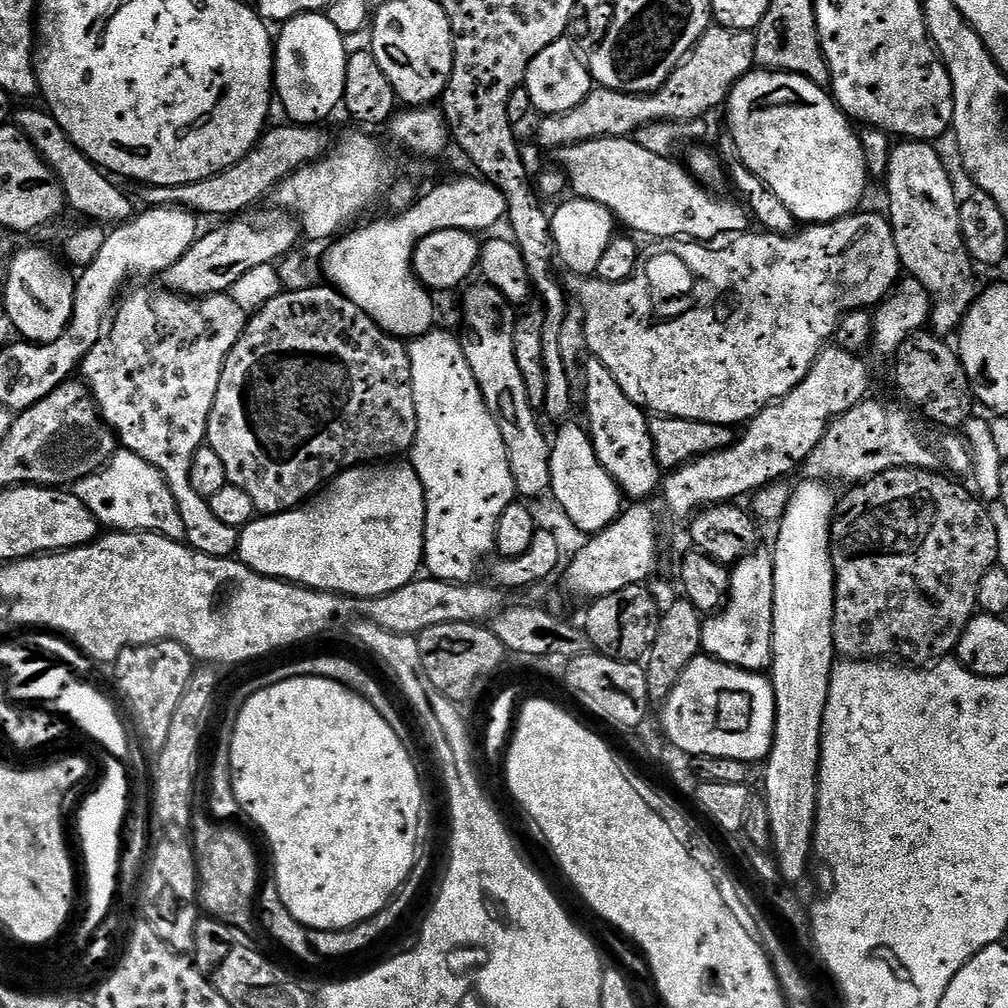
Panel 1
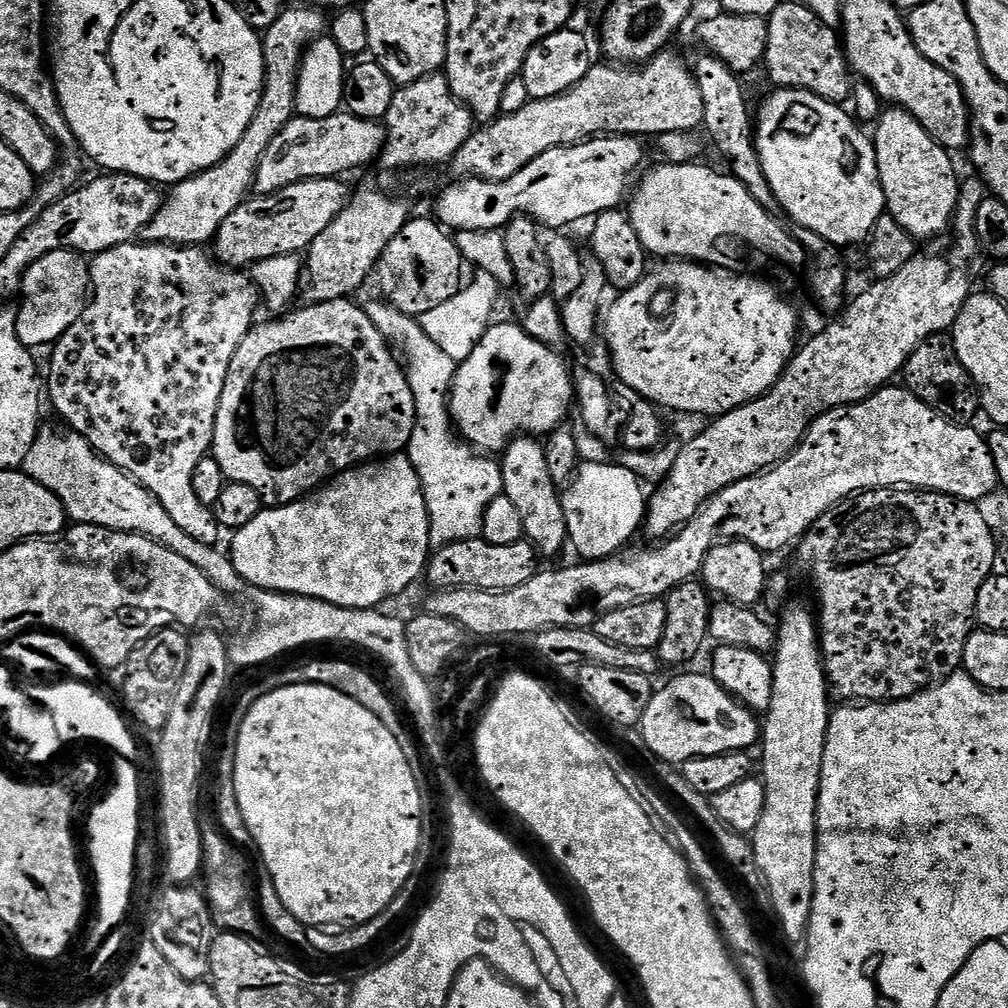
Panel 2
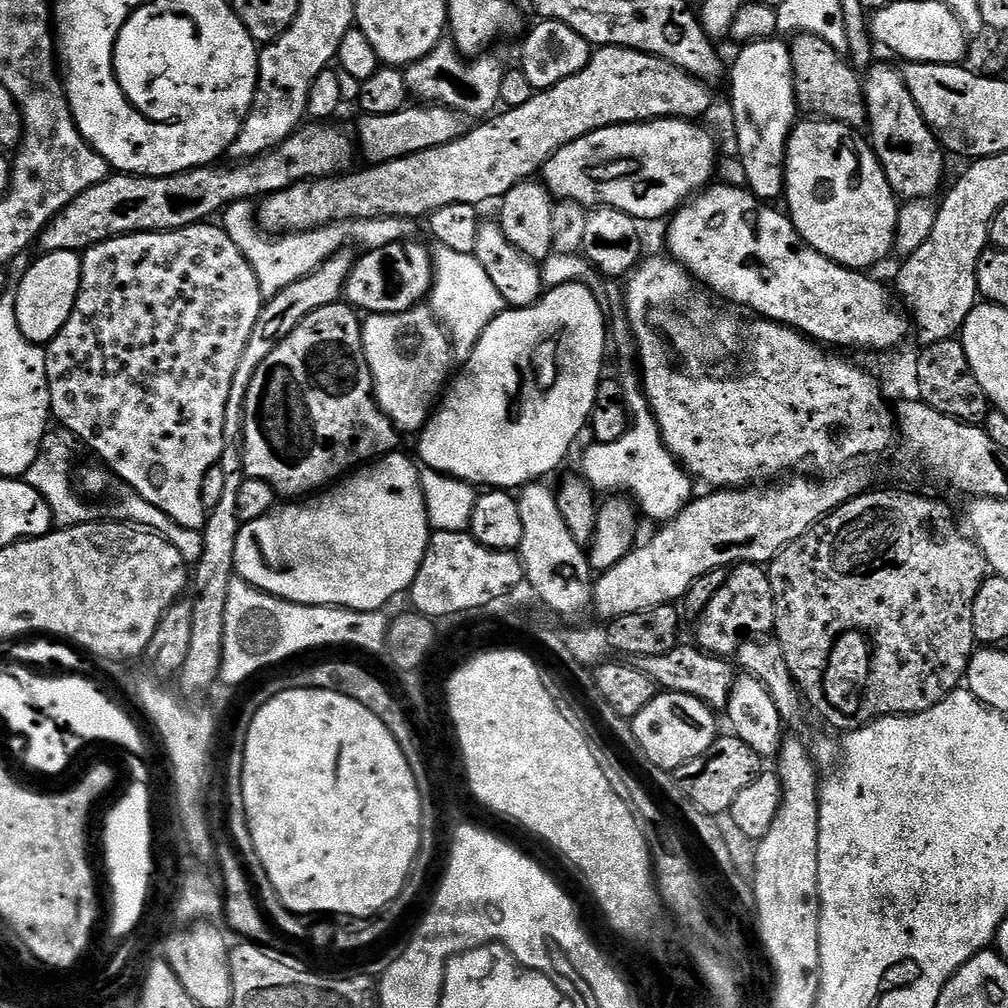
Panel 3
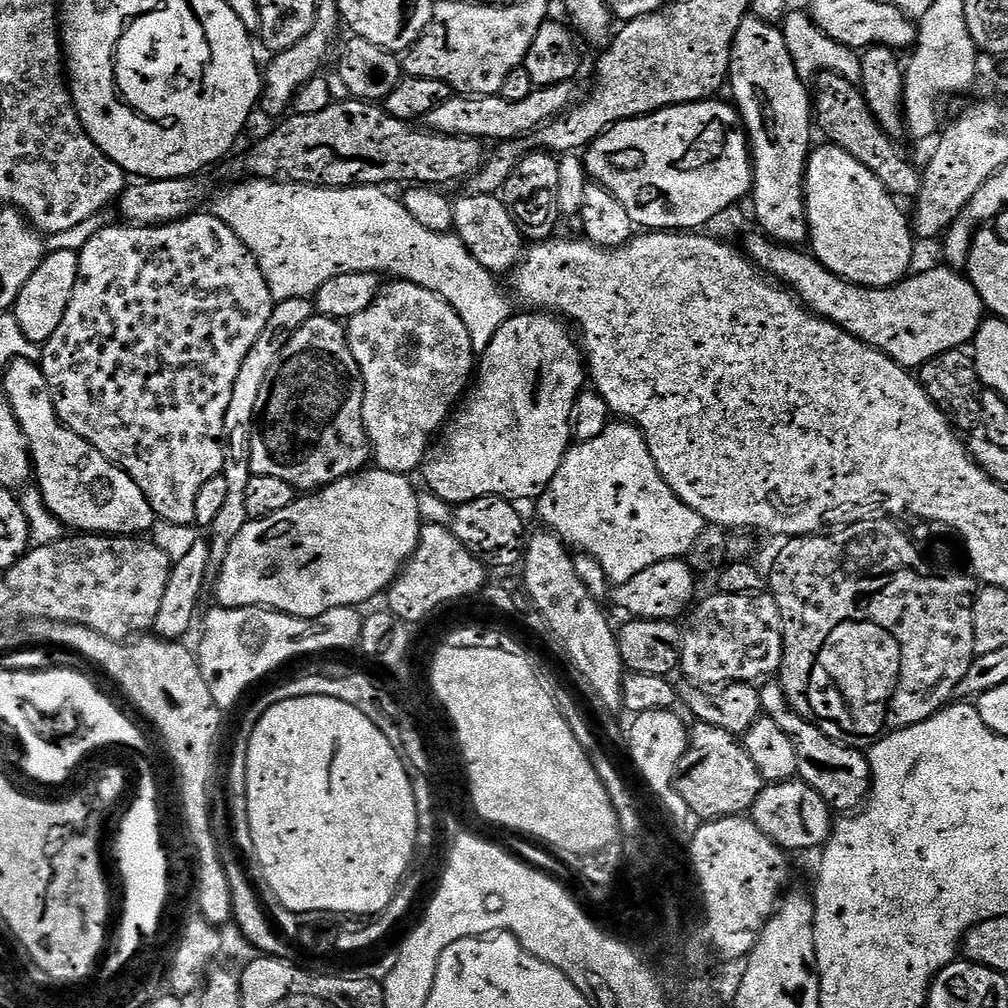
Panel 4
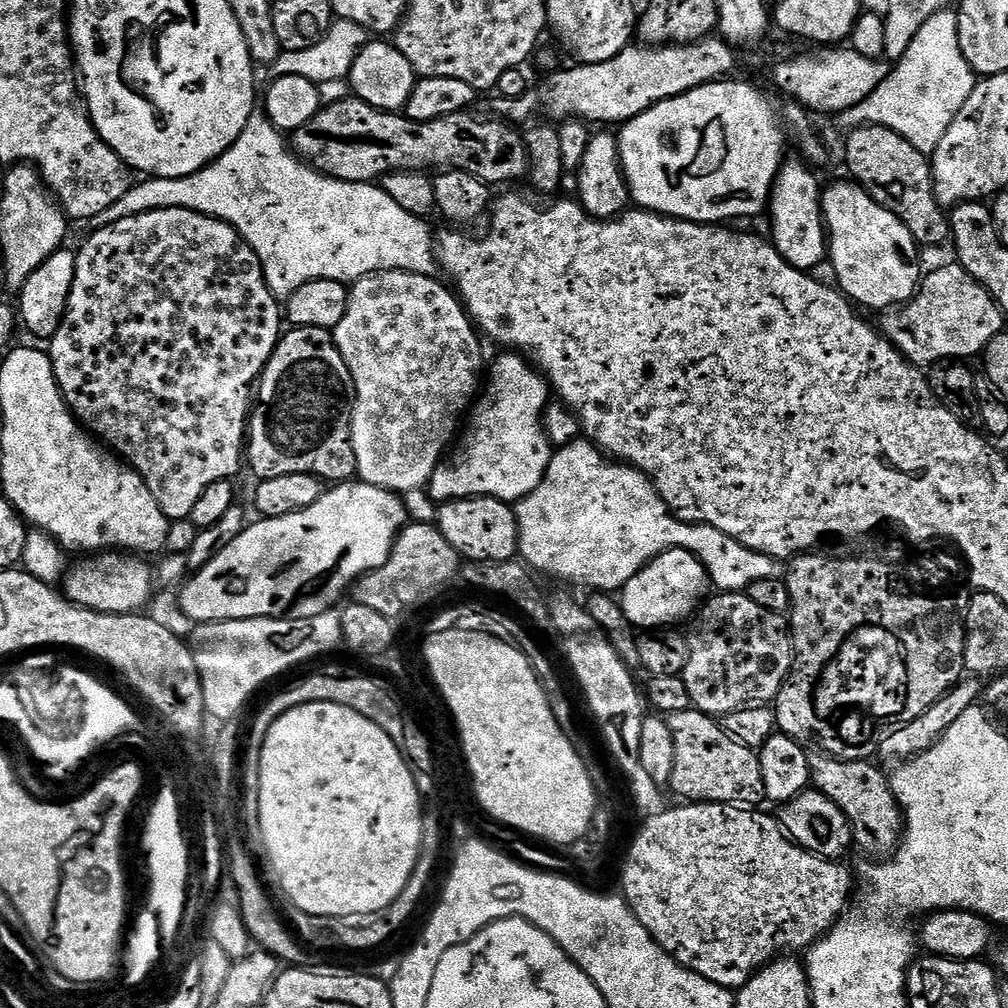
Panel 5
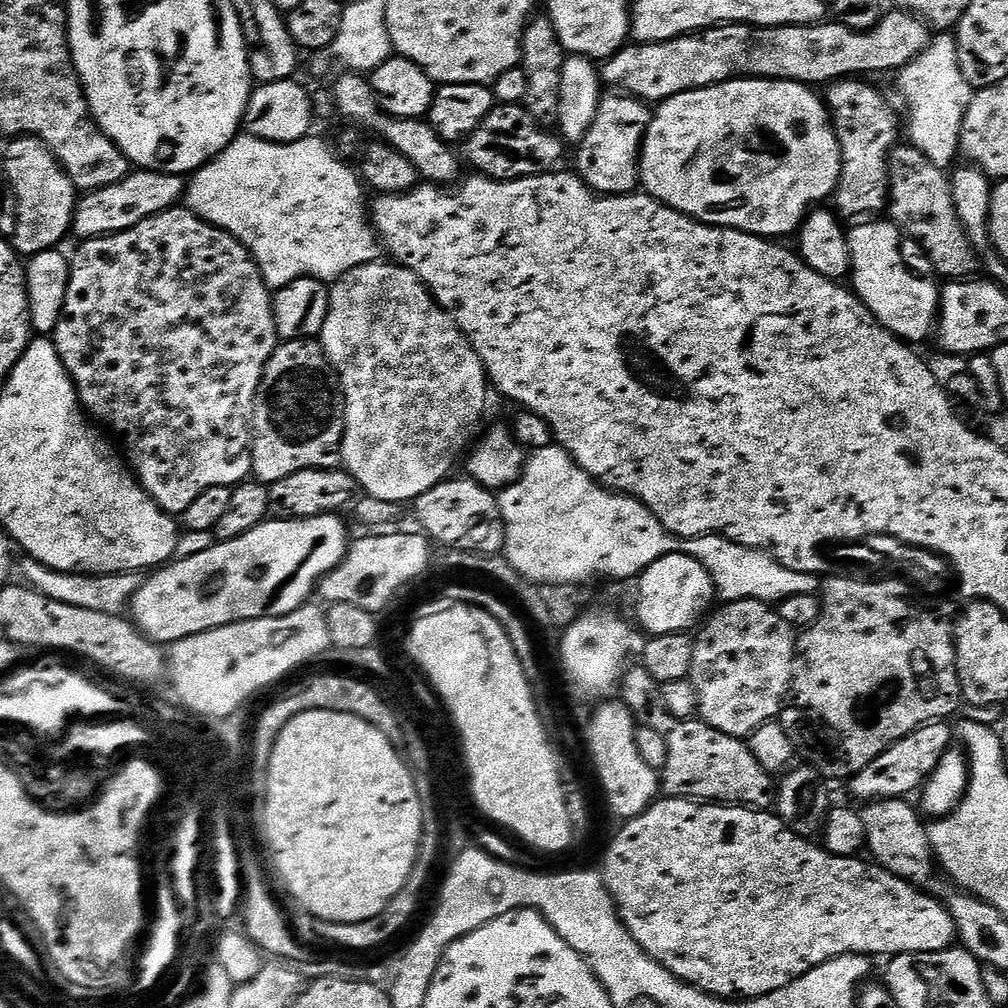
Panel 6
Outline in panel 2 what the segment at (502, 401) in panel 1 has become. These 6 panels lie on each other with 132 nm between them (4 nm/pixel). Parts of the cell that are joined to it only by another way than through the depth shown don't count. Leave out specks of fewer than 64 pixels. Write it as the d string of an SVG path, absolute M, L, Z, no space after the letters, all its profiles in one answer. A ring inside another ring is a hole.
M527 434L516 437L504 450L500 460L503 495L518 506L522 514L525 537L536 547L541 557L556 556L569 543L566 514L561 489L554 486L550 478L550 465L546 460L546 447L537 437Z

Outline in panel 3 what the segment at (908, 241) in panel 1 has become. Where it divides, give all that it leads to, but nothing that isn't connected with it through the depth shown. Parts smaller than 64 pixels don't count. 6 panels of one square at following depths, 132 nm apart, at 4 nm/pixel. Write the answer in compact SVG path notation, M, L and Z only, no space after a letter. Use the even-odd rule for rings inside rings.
M873 63L863 77L864 101L868 107L867 131L872 131L870 143L886 178L897 197L928 200L944 180L946 153L940 147L935 132L922 118L903 75L888 64Z

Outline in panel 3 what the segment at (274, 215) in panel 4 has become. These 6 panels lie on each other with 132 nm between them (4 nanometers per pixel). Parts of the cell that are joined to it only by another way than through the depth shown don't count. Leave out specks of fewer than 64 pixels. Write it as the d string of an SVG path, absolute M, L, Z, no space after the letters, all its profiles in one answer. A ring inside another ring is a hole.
M237 202L223 209L222 227L226 234L242 250L246 262L258 277L258 286L265 301L273 300L286 286L306 278L318 266L322 266L335 252L345 251L348 244L357 244L360 250L385 248L401 243L413 235L411 220L400 220L396 216L379 216L373 220L341 220L338 224L329 224L309 232L289 232L287 234L269 234L256 223L256 208L248 202ZM439 246L433 247L431 254L430 307L452 340L453 357L463 362L468 359L474 346L478 346L478 338L482 338L486 326L490 326L490 322L494 322L494 318L498 318L498 314L505 311L506 305L490 274L486 274L482 262L478 262L475 254L458 254L458 250Z

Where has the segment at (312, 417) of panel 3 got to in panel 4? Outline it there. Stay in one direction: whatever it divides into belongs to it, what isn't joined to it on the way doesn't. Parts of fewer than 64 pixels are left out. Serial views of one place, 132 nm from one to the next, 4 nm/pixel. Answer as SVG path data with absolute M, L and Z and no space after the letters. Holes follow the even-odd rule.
M314 314L289 338L274 366L270 366L266 382L262 382L256 407L258 426L252 430L253 473L282 478L282 482L290 482L297 490L319 490L343 476L361 471L372 456L362 418L363 397L362 374L348 345L345 325L328 316Z

